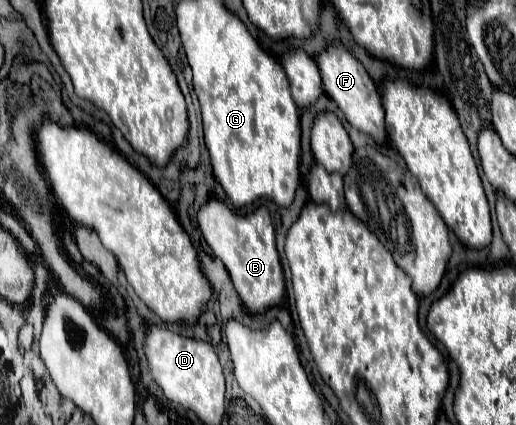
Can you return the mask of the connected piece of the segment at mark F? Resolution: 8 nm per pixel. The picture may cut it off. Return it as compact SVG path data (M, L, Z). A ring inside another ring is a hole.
M339 41L329 45L327 51L317 57L317 65L321 71L325 93L337 103L337 107L343 111L345 119L355 129L369 135L375 143L385 143L387 131L385 131L385 123L383 123L385 115L383 115L383 105L381 105L381 93L379 93L377 85L373 83L373 79L369 77L369 73L365 71L365 67Z

